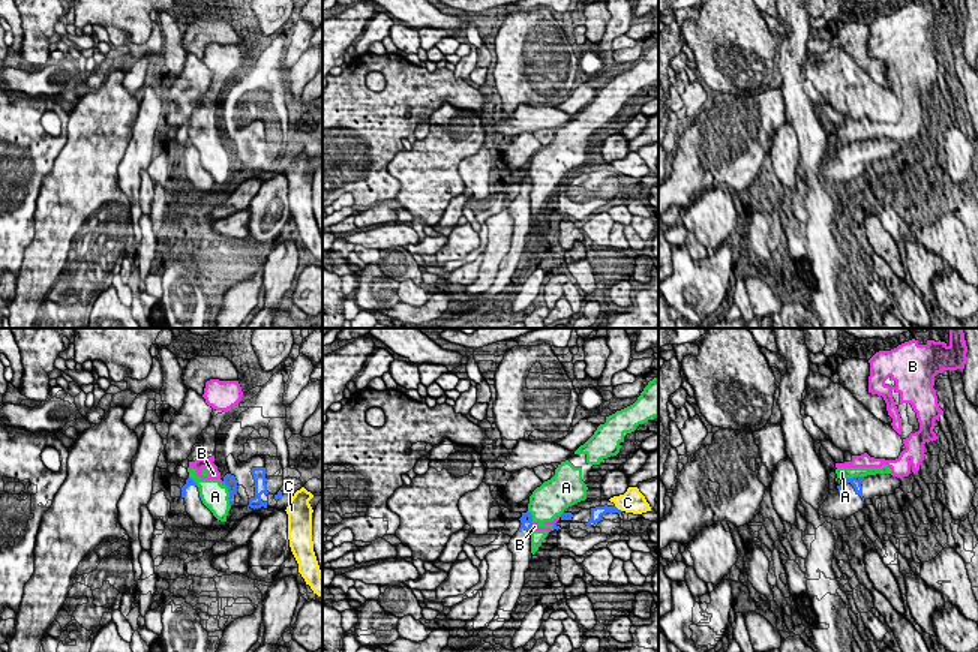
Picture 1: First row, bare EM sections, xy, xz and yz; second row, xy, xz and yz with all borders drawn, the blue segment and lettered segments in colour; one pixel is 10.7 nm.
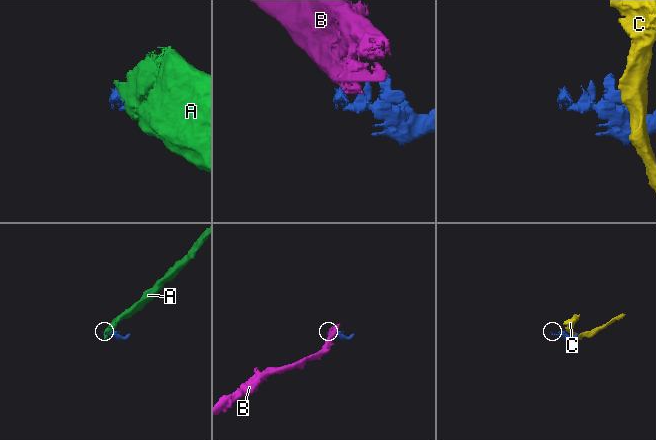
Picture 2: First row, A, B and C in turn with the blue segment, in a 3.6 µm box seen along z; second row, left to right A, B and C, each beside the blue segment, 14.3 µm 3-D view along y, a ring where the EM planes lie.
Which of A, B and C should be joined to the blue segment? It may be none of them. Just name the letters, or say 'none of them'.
none of them

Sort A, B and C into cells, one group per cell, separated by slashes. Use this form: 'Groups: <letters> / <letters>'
Groups: A B / C

